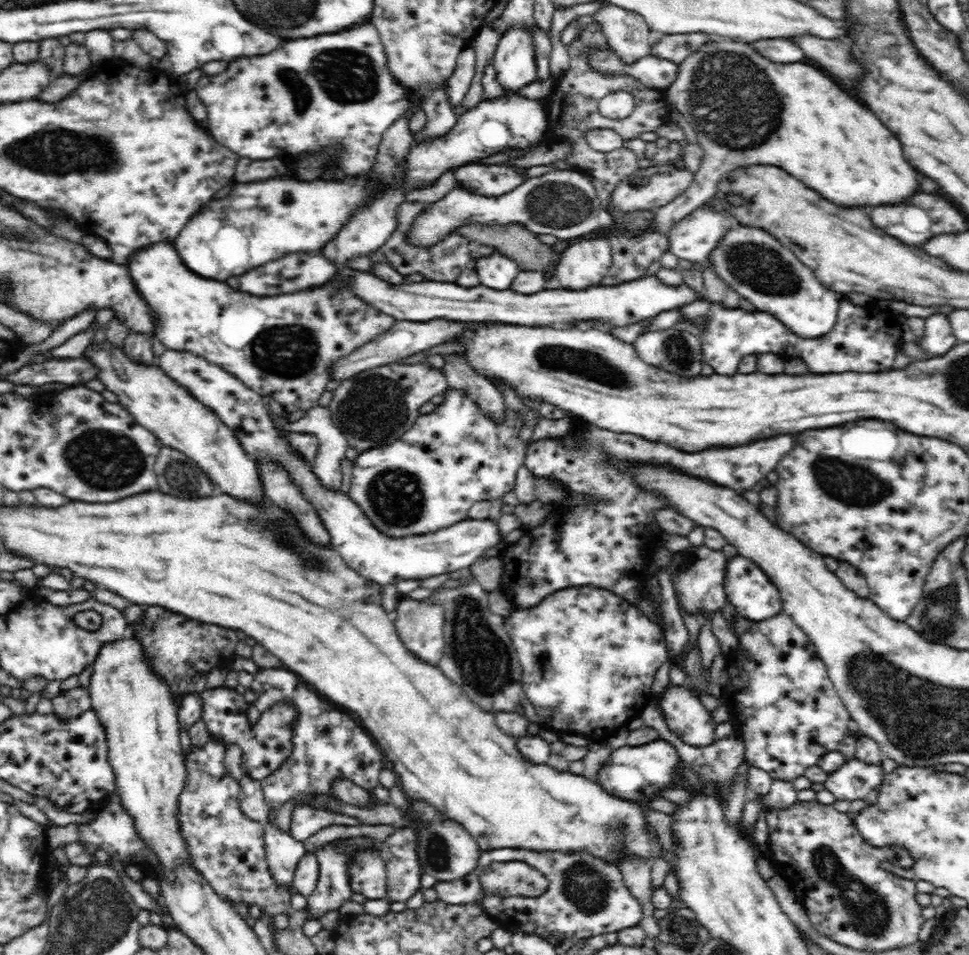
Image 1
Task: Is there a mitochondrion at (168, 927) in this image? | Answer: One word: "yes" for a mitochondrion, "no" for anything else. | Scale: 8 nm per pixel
no

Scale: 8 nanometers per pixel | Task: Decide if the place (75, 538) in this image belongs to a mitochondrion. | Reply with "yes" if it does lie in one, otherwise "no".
no

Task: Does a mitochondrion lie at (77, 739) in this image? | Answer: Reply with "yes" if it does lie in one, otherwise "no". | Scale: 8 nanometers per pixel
no

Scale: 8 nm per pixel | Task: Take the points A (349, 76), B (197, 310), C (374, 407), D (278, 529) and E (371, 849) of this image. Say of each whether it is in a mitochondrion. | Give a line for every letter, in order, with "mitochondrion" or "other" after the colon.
A: mitochondrion
B: other
C: mitochondrion
D: mitochondrion
E: other

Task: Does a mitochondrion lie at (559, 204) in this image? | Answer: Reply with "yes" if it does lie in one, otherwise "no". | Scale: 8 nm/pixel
yes

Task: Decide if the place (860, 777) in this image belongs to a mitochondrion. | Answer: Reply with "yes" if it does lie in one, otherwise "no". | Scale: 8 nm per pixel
yes

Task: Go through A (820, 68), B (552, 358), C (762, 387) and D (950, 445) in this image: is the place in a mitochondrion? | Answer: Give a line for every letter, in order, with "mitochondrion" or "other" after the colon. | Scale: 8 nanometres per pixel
A: other
B: mitochondrion
C: other
D: other

